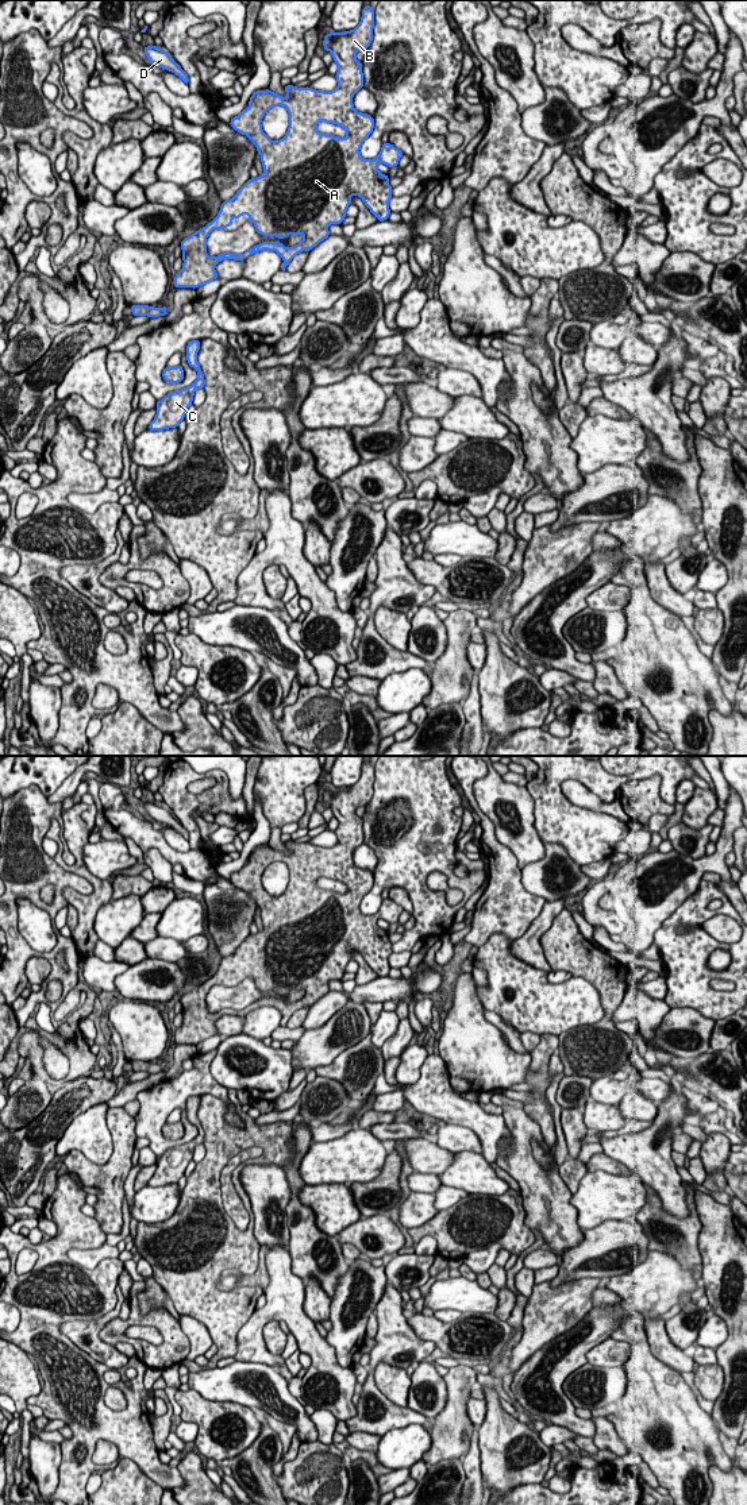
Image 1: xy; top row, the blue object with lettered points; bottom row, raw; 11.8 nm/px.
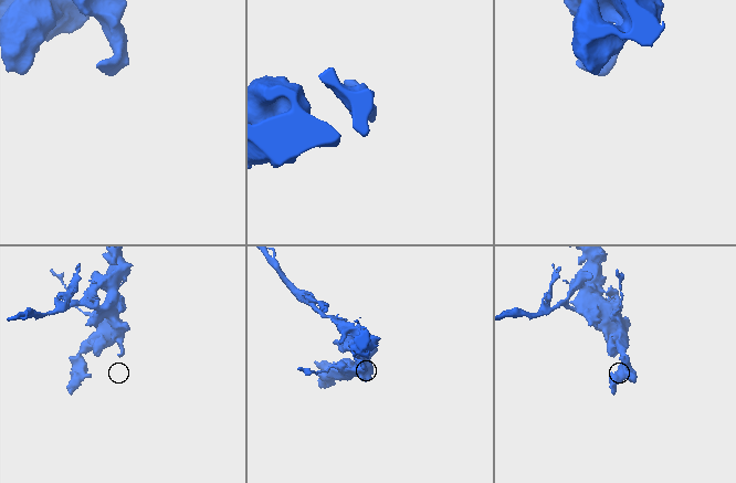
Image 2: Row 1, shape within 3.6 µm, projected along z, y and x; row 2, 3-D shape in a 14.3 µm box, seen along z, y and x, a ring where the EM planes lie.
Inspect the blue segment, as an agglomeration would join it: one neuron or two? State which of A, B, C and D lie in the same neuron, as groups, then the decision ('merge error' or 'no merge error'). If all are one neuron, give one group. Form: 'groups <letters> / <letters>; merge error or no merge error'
groups A B C D; no merge error

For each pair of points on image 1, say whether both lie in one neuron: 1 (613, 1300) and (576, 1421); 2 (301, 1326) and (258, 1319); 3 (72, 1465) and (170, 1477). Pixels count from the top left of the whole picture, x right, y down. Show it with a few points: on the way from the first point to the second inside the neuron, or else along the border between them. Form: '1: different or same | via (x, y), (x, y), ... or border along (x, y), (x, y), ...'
1: different | border along (603, 1282), (619, 1297), (617, 1307)
2: same | via (291, 1315), (269, 1314)
3: same | via (84, 1438), (89, 1432), (120, 1432), (142, 1454)

